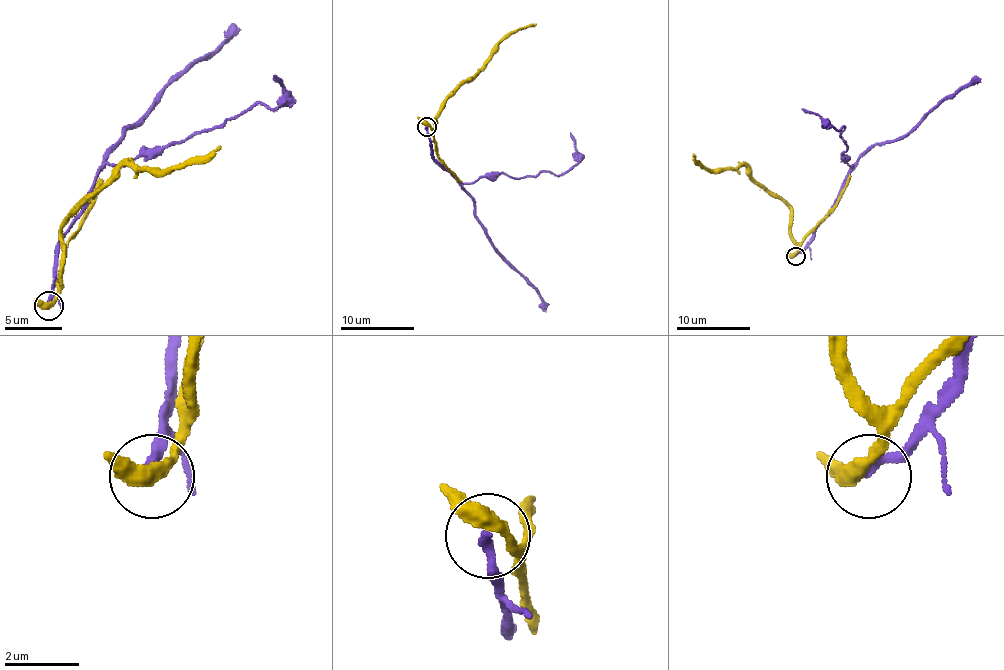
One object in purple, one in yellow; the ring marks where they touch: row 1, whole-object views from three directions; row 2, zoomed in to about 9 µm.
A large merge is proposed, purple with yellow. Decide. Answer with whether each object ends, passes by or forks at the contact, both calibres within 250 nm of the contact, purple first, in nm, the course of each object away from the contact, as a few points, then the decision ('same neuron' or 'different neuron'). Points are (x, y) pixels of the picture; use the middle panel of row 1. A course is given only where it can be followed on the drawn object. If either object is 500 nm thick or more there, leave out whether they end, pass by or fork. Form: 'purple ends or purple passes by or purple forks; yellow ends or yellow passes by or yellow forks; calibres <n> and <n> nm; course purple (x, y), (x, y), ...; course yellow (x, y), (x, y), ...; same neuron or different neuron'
purple ends; yellow passes by; calibres 220 and 400 nm; course purple (426, 126), (433, 157), (457, 181), (476, 207), (476, 216), (485, 235), (536, 290), (546, 312); course yellow (426, 126), (433, 128), (443, 104), (474, 75), (503, 40), (536, 23); different neuron

